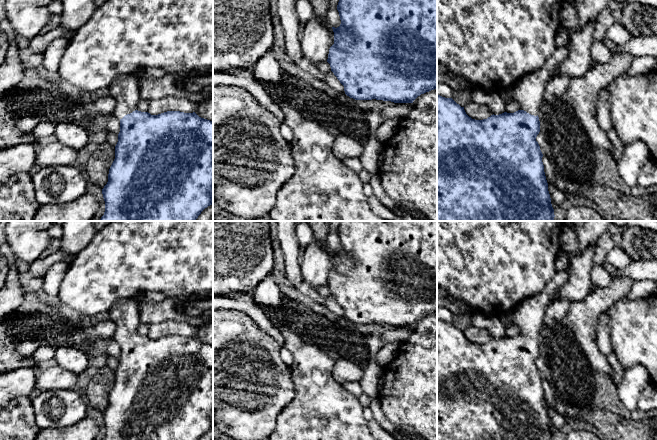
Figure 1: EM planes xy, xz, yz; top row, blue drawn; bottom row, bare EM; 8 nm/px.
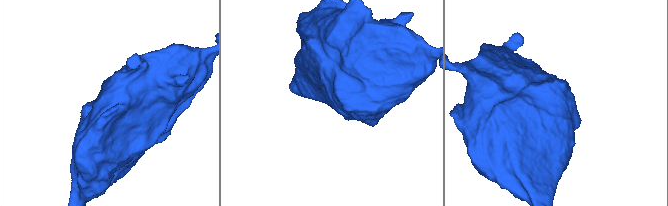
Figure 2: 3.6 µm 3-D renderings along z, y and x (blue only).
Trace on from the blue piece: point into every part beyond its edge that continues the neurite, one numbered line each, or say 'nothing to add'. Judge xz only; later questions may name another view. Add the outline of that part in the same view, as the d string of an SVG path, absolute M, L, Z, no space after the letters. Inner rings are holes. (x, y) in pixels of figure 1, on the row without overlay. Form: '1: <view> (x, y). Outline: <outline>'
nothing to add

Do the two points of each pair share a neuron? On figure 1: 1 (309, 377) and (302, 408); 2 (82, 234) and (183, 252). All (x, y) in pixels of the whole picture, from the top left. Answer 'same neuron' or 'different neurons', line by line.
1: same neuron
2: different neurons

